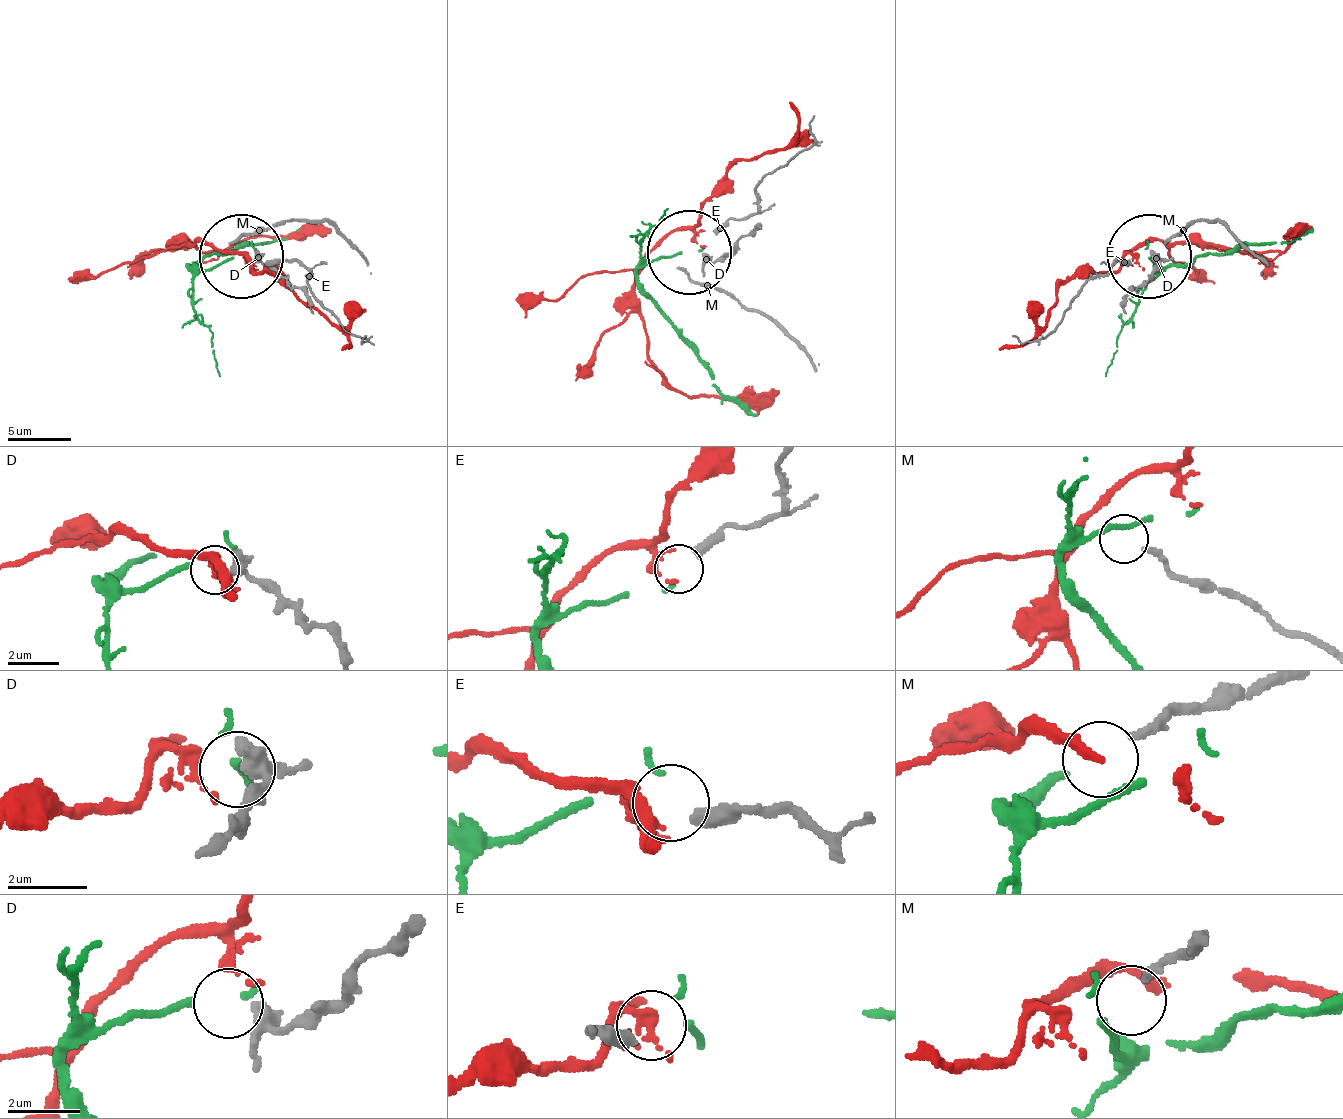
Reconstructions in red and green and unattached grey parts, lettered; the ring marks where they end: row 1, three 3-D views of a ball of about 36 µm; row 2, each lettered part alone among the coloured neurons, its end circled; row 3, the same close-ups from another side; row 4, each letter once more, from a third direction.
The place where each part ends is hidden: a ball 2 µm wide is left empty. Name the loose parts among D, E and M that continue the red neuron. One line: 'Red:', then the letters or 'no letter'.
Red: no letter

